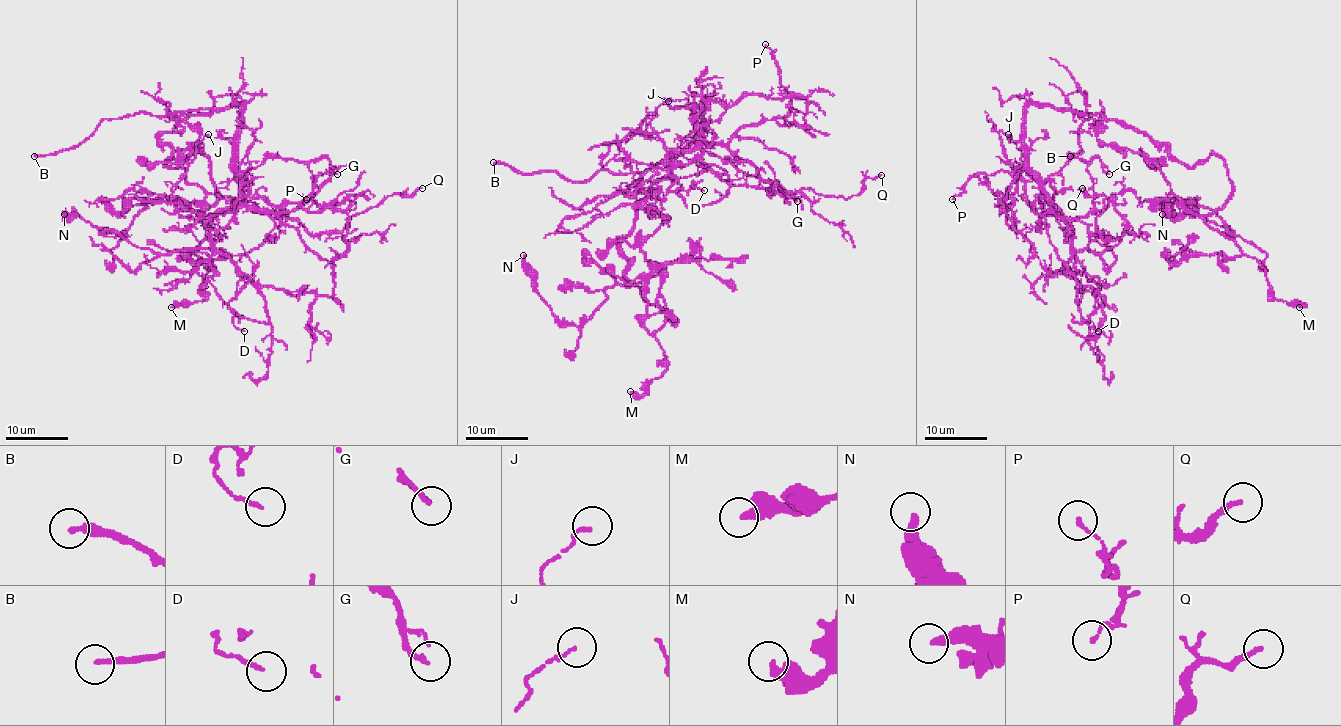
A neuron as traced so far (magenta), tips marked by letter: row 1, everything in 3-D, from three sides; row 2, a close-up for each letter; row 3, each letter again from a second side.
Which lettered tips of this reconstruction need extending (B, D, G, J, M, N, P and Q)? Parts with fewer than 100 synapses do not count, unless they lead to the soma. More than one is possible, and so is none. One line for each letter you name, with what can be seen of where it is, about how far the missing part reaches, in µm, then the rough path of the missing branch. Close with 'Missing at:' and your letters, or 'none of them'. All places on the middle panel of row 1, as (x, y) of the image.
B: at (493, 162); about 25 µm are missing
Missing at: B

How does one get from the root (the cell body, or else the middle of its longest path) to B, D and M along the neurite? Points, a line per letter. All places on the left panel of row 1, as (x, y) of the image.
B: (208, 114), (210, 109), (189, 109), (164, 116), (134, 112), (117, 119), (105, 119), (76, 145), (34, 156)
D: (208, 114), (244, 105), (238, 200), (208, 225), (216, 273), (208, 282), (244, 331)
M: (208, 114), (186, 119), (204, 148), (182, 164), (205, 194), (194, 252), (207, 298), (171, 307)

